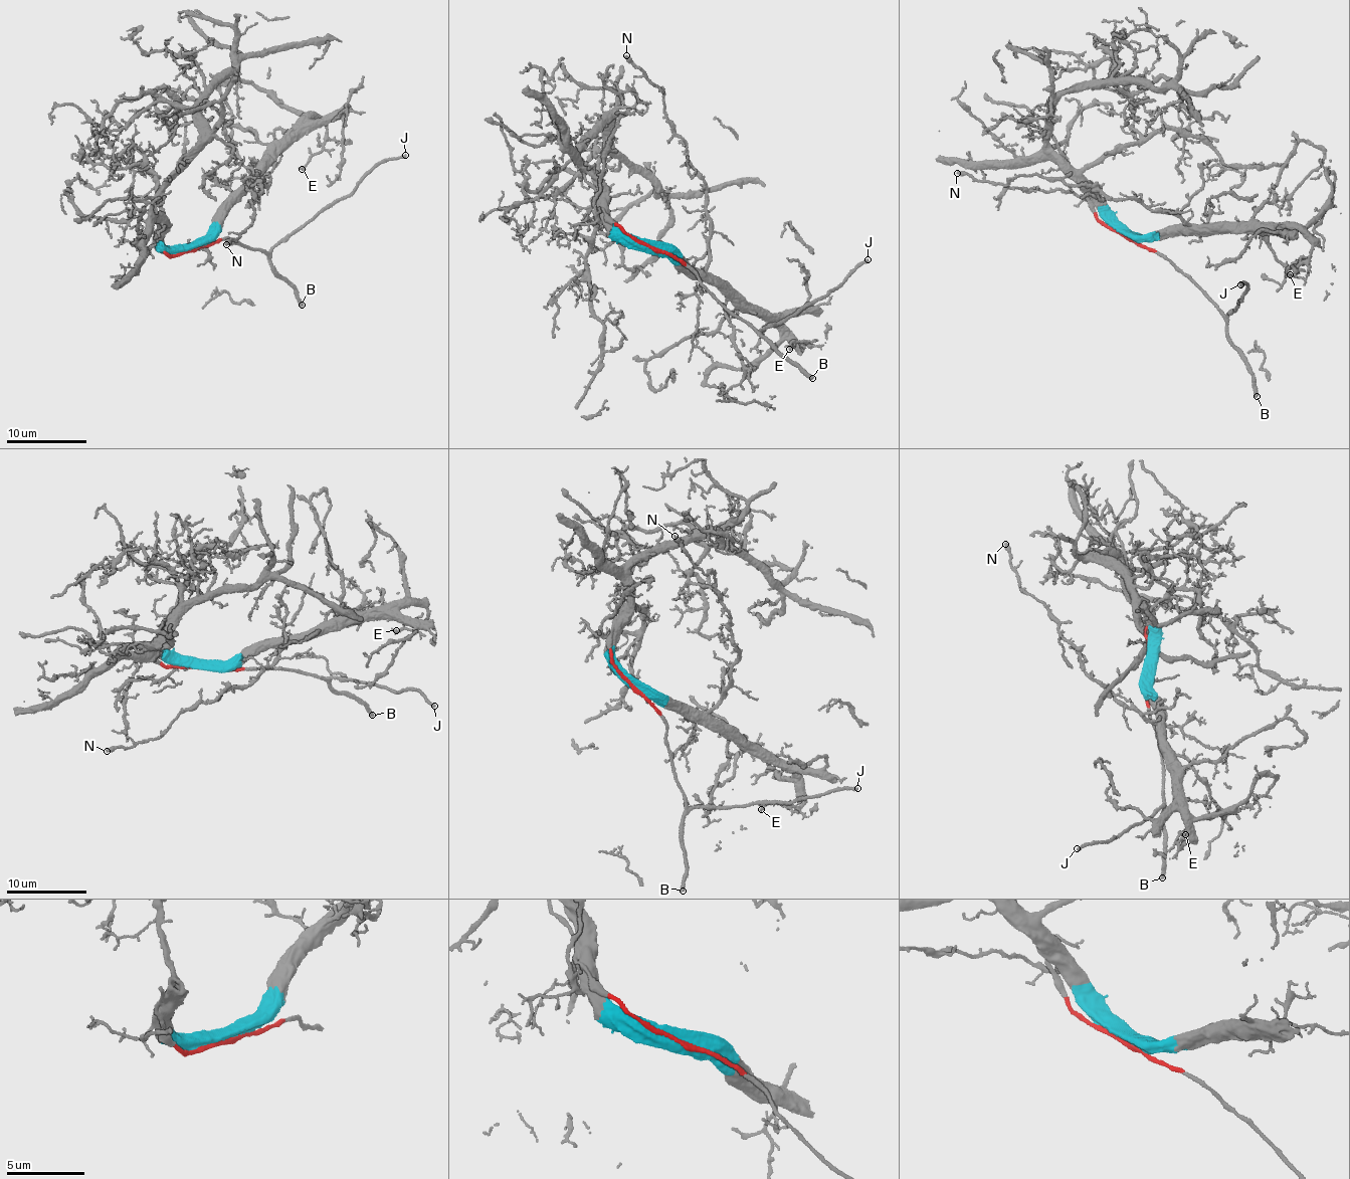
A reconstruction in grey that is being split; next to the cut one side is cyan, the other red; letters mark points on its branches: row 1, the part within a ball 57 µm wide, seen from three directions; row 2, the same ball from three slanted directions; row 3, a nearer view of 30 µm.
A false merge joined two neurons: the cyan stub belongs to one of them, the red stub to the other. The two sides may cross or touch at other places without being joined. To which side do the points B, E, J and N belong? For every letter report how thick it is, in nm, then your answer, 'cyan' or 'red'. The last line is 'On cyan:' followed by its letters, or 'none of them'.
B: 320 nm thick; red
E: 190 nm thick; cyan
J: 200 nm thick; red
N: 320 nm thick; cyan
On cyan: E, N

